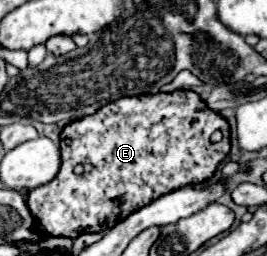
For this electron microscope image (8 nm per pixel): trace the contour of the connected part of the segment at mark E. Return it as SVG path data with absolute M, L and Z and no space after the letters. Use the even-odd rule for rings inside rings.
M195 91L121 97L119 101L101 107L95 115L73 121L63 129L61 171L55 181L33 189L27 197L27 205L39 221L39 229L43 227L47 235L63 235L75 239L81 233L111 229L165 193L209 181L215 175L219 163L223 163L227 157L229 149L229 123L219 113L211 111ZM217 129L223 131L225 137L223 141L213 143L211 135Z

